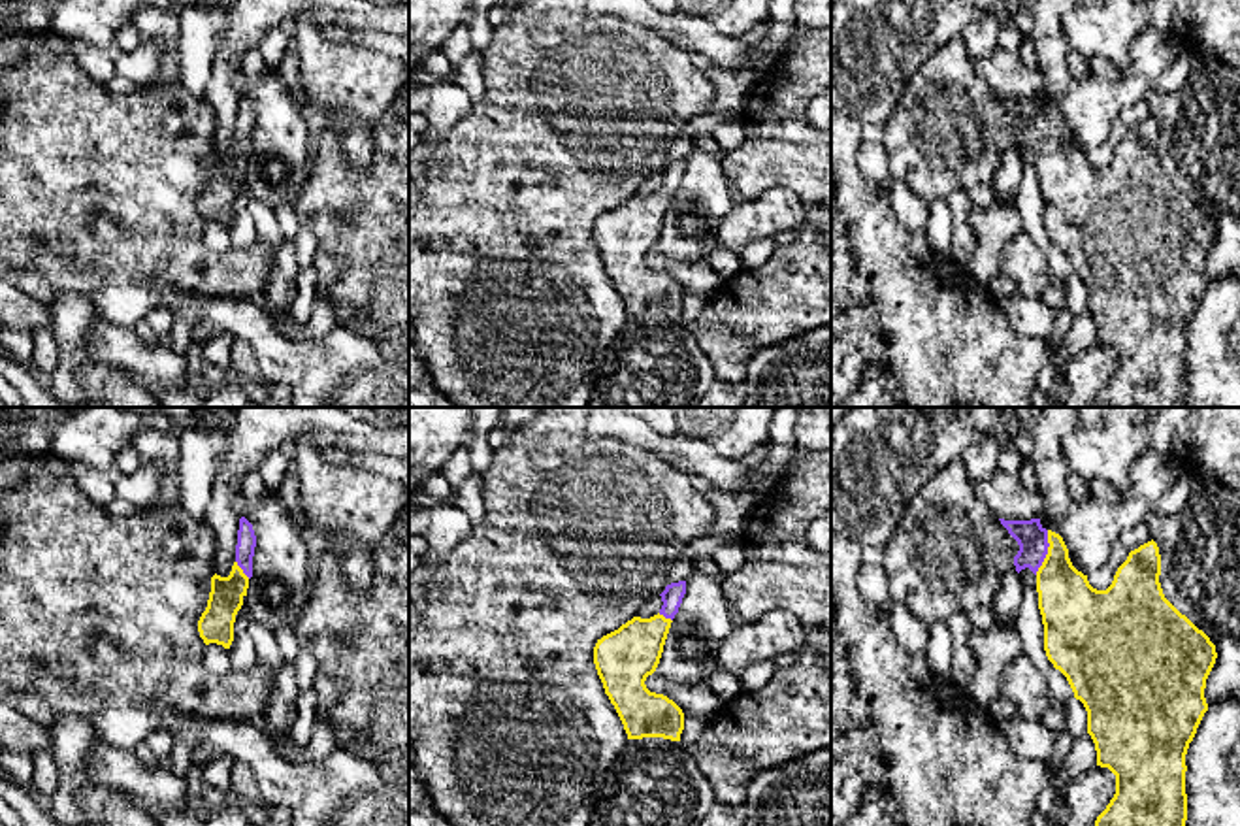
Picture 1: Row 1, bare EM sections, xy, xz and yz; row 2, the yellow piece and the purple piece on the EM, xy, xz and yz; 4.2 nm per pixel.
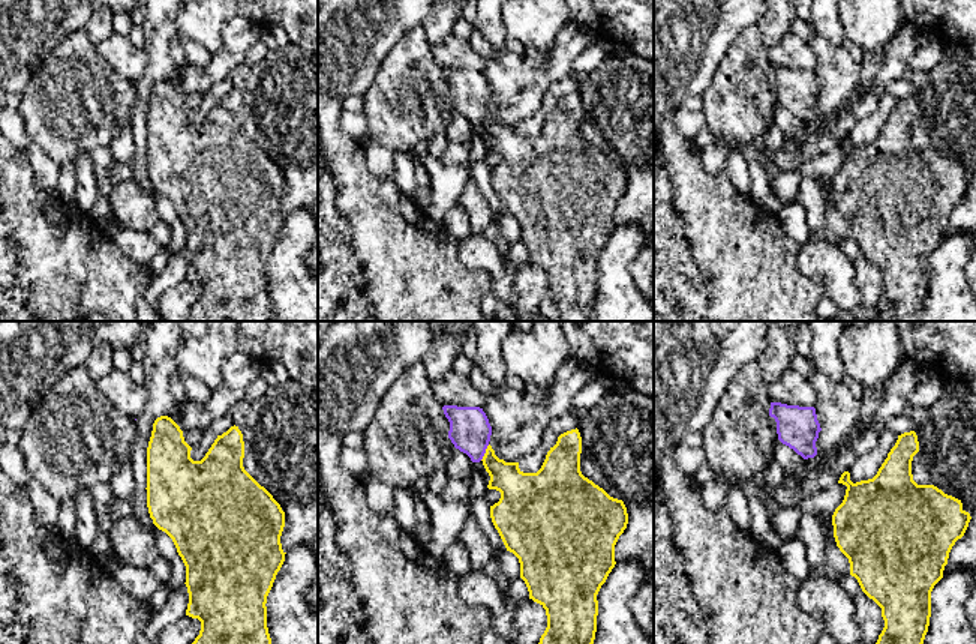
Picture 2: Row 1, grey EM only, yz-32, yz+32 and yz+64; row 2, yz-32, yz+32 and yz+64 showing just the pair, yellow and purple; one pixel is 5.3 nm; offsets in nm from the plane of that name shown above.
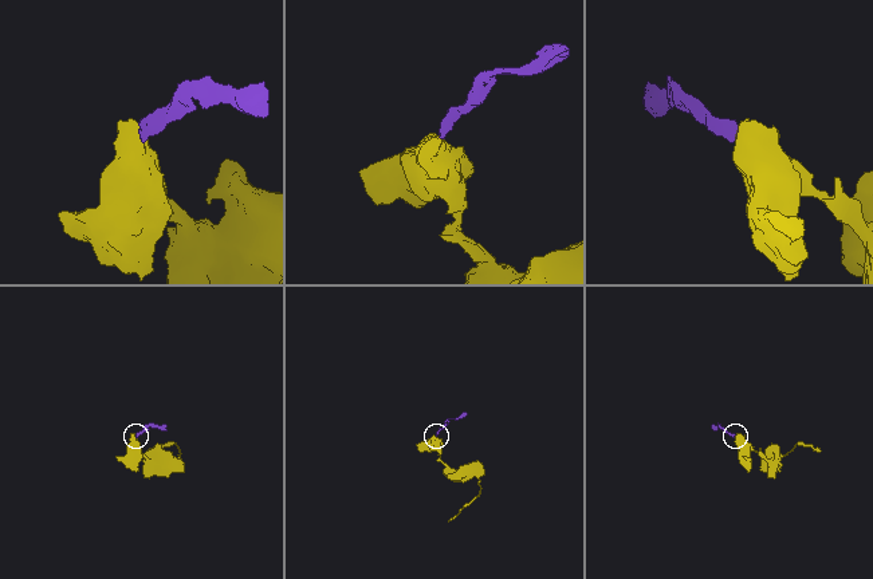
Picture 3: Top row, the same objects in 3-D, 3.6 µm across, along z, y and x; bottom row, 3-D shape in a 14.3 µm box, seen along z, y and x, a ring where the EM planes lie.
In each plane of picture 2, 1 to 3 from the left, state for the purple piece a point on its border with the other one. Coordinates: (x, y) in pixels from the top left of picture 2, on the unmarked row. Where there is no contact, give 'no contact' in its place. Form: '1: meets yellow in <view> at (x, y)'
1: no contact
2: meets yellow in yz+32 at (486, 116)
3: no contact

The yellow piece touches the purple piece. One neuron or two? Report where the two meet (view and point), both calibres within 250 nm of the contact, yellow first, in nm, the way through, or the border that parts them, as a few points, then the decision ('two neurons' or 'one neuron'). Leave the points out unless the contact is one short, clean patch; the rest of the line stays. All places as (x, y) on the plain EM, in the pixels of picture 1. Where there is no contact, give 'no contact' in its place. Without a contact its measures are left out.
contact yz (1048, 131); calibres 260 and 130 nm; way yz (1069, 183), (1048, 131), (1031, 115); one neuron

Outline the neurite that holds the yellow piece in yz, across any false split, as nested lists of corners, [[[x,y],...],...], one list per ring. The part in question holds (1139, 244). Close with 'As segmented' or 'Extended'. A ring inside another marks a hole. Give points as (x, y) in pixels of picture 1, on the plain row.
[[[1040,96],[999,98],[1020,123],[1014,134],[1016,149],[1029,145],[1036,153],[1046,234],[1067,255],[1074,275],[1087,289],[1087,311],[1095,321],[1097,343],[1116,353],[1116,372],[1097,394],[1093,407],[1183,407],[1187,398],[1185,332],[1208,289],[1204,266],[1217,230],[1210,215],[1165,175],[1159,160],[1157,121],[1151,117],[1131,128],[1112,162],[1097,168],[1087,153],[1072,143],[1063,115],[1046,107]]]. Extended

